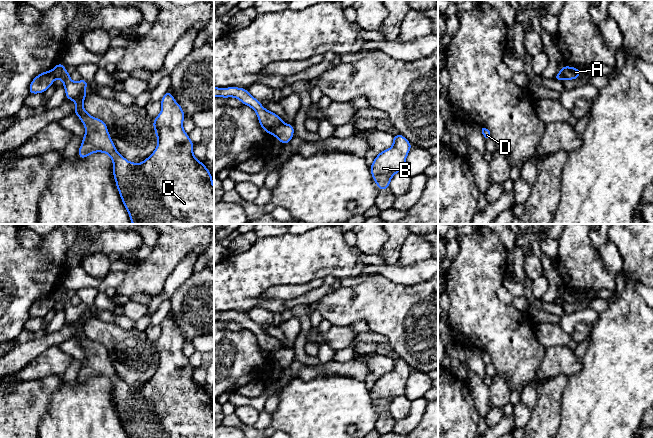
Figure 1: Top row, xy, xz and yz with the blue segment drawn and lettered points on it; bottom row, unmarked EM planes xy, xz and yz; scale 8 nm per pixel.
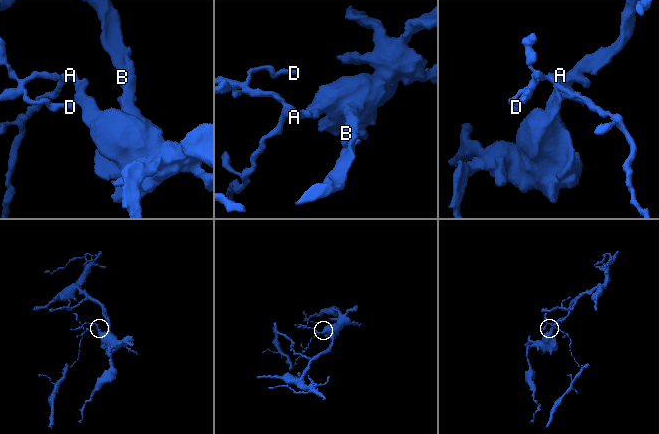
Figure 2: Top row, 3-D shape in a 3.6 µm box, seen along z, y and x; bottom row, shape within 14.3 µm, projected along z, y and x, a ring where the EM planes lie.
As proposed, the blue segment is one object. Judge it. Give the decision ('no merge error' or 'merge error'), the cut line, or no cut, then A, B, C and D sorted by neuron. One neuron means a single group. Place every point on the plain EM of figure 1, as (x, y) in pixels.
merge error | xz (282, 347), (272, 357) | A B C / D

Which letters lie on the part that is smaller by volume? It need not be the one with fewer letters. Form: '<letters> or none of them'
D

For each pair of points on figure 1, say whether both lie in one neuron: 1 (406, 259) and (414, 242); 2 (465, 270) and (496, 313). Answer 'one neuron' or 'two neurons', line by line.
1: one neuron
2: one neuron

